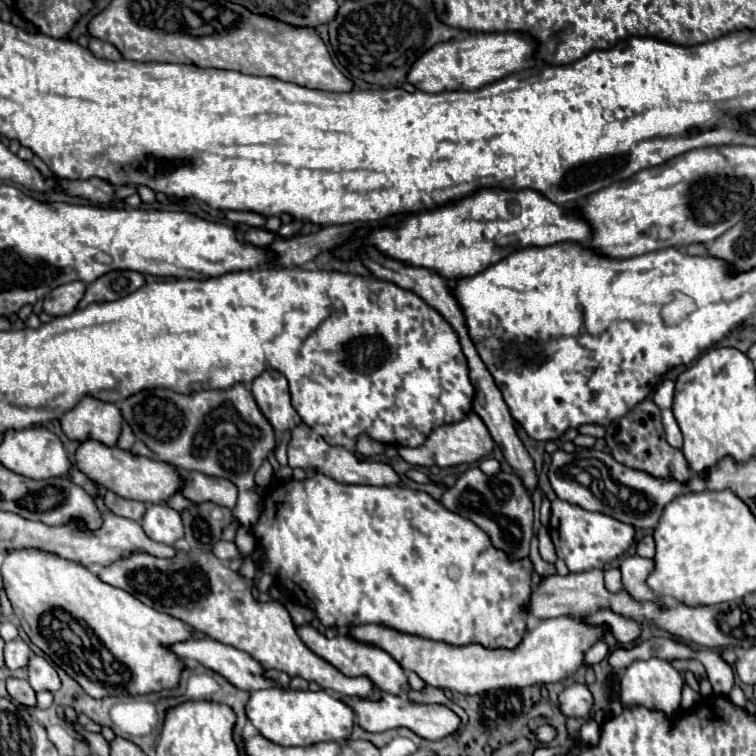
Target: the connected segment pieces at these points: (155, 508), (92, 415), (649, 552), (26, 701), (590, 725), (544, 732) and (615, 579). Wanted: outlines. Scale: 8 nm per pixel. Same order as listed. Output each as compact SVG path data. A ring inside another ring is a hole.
M149 505L143 515L141 527L149 539L165 545L173 545L183 537L181 515L169 505Z
M87 395L73 409L61 417L63 433L73 441L99 441L107 447L113 447L121 433L121 413L115 403L105 403Z
M645 535L637 541L637 555L641 557L653 557L655 555L655 543L653 543L653 537L651 535Z
M7 679L7 693L9 693L9 697L15 703L21 703L21 705L27 705L27 707L35 707L37 705L35 691L29 685L29 681L23 681L23 679Z
M589 719L581 725L579 729L579 737L581 737L581 743L587 745L587 747L593 747L599 743L599 737L601 737L601 723Z
M547 723L535 729L535 739L537 739L539 745L547 745L547 743L551 743L551 741L555 739L555 735L557 735L557 729L555 729L553 725L547 725Z
M619 569L605 571L605 589L609 593L617 593L621 589L621 573L619 573Z

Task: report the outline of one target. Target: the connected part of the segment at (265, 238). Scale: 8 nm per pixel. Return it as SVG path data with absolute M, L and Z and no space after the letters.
M249 229L249 231L243 235L243 239L245 239L247 243L259 245L259 247L267 247L269 243L273 243L273 235L271 235L269 231L265 231L265 229Z

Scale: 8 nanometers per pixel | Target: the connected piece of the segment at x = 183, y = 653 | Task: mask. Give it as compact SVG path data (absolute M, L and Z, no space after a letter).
M203 637L203 639L187 639L187 641L181 641L181 643L173 643L173 645L169 645L169 651L173 651L183 661L185 659L195 659L195 661L203 663L205 667L209 667L211 671L223 675L225 679L229 679L229 683L233 683L235 687L245 689L245 691L257 691L257 689L265 689L265 687L273 687L273 685L279 687L277 683L273 683L267 677L263 677L263 667L251 655L247 655L247 653L235 649L235 647L223 645L219 641L213 641L209 637Z

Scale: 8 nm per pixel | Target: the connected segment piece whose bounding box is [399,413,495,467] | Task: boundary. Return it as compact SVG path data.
M469 413L465 421L461 423L455 423L455 425L445 425L445 427L439 427L435 429L427 443L423 443L421 447L399 447L399 455L407 461L407 463L413 463L413 465L421 465L421 467L431 467L431 465L437 465L437 467L453 467L453 465L461 465L461 463L475 463L483 457L487 457L491 451L493 451L495 443L485 427L485 423L481 421L481 417L477 413Z

